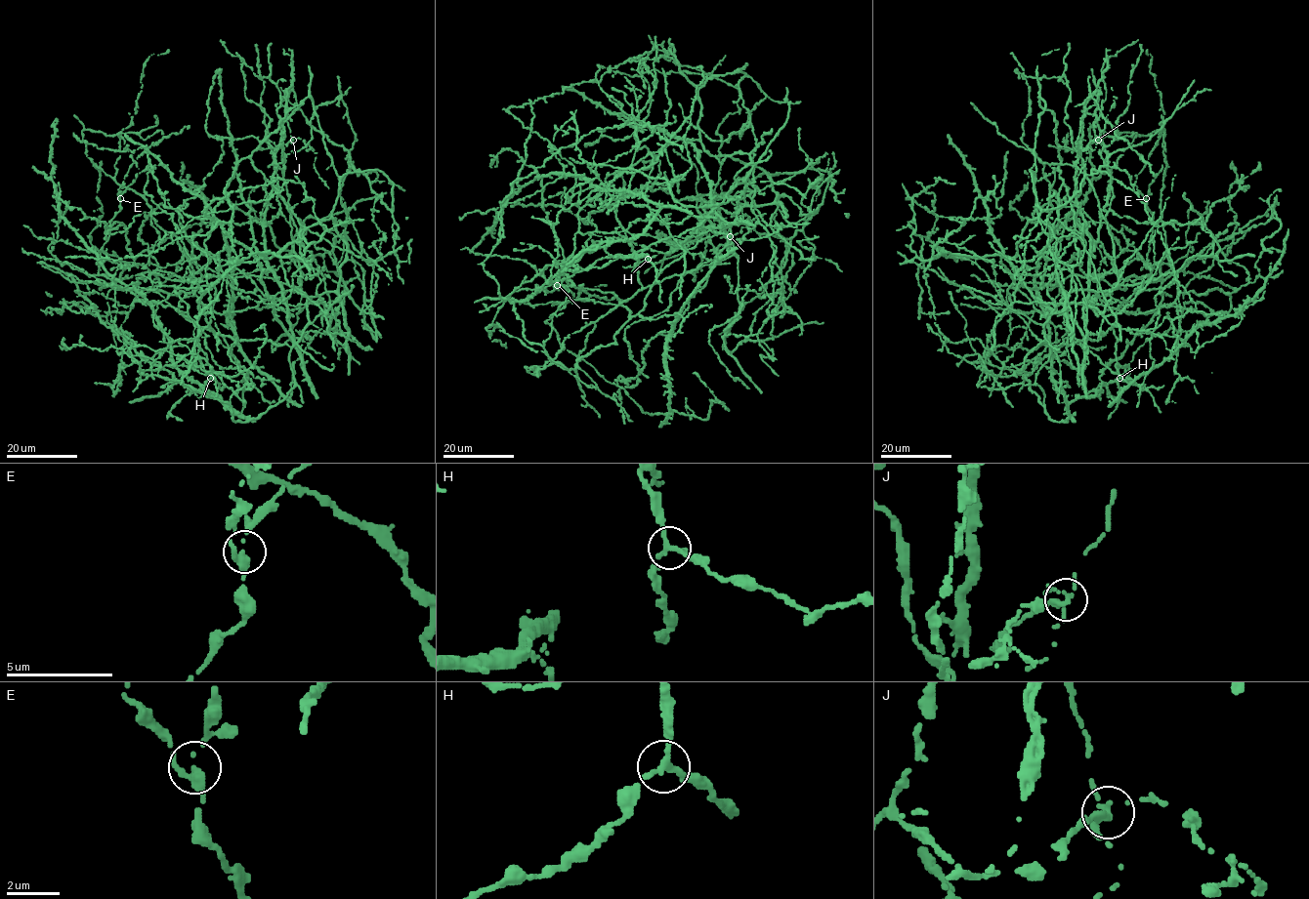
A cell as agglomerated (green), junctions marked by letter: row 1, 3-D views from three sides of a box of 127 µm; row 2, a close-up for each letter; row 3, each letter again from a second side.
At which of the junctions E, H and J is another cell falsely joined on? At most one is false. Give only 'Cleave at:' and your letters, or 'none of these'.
Cleave at: J

